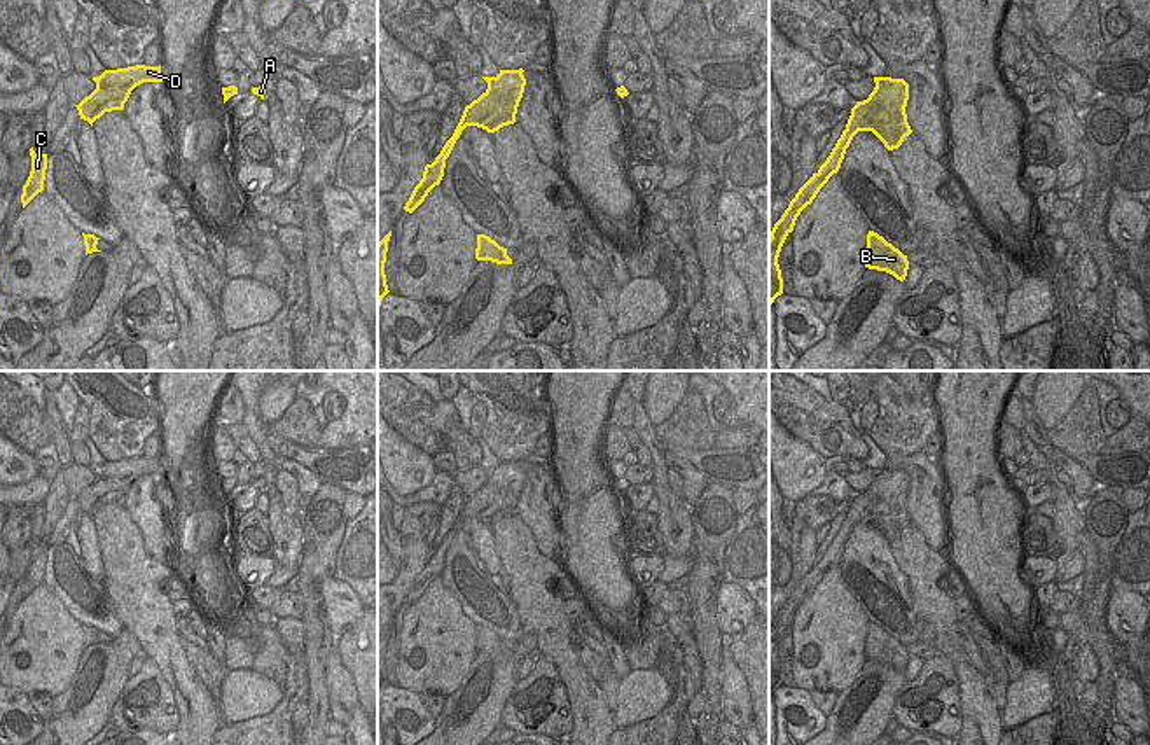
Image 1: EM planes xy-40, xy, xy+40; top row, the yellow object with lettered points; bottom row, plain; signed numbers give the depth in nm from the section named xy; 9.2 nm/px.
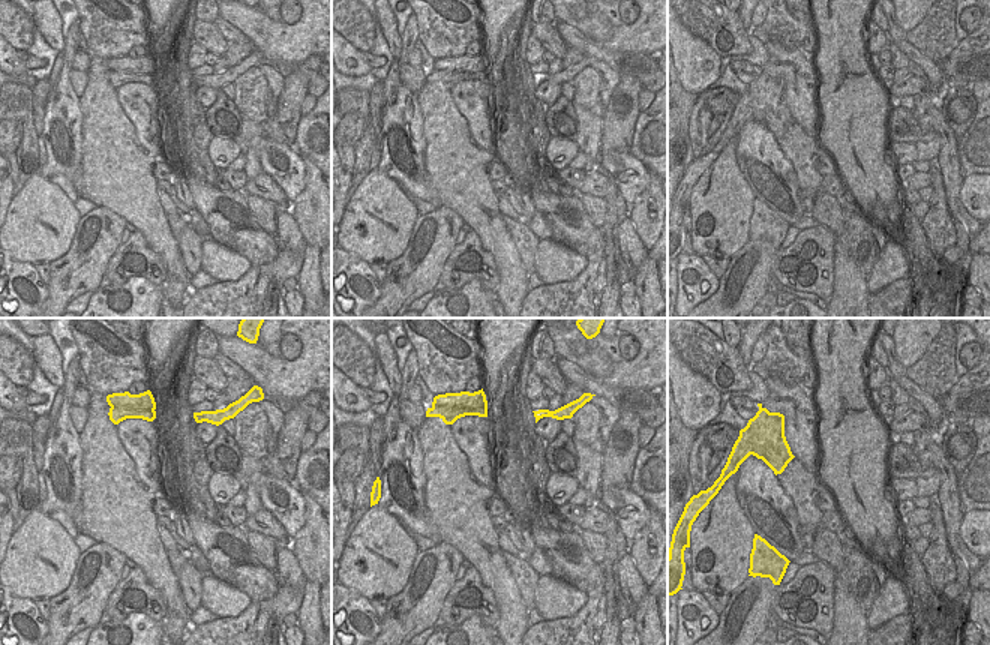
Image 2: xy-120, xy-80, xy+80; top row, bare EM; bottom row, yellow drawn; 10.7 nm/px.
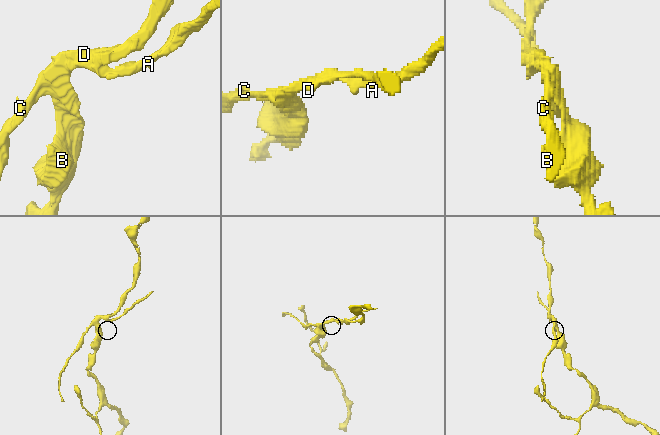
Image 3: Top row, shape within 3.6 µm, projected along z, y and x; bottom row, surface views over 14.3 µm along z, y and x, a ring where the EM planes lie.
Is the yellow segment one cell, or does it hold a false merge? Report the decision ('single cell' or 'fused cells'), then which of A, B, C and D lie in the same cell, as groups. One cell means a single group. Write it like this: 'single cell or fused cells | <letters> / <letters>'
fused cells | A C / B D

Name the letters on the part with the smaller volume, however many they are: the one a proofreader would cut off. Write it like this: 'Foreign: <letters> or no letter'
Foreign: A, C

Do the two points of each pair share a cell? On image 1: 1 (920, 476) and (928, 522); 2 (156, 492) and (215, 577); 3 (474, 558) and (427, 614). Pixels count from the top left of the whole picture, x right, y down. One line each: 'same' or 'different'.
1: same
2: different
3: different

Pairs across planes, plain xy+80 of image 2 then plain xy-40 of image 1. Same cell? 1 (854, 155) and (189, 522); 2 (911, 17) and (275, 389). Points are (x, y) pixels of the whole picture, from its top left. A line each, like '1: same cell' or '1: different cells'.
1: same cell
2: same cell

